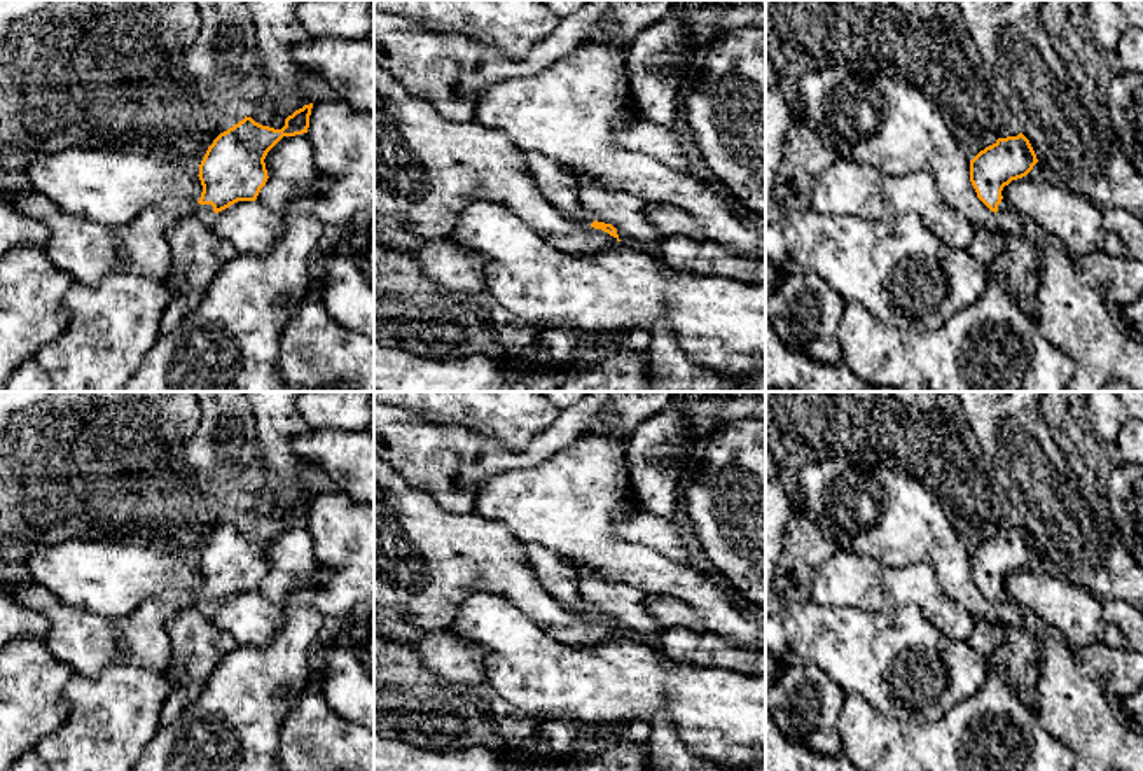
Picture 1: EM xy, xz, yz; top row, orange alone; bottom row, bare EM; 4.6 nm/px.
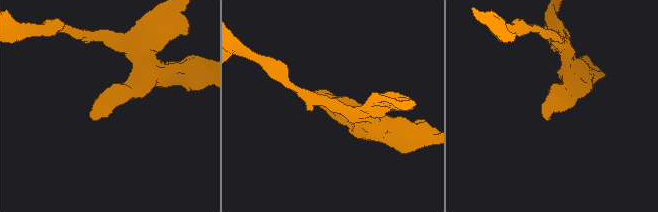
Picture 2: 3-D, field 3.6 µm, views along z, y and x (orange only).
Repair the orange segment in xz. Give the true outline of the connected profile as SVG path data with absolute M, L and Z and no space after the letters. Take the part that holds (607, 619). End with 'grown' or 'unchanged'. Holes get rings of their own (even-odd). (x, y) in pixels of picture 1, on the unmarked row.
M374 453L374 603L390 608L402 608L412 617L409 619L416 628L425 631L447 631L451 624L456 621L463 601L474 593L491 593L491 594L503 594L510 600L526 617L530 617L537 626L540 626L547 635L554 636L559 642L572 643L572 645L594 645L603 642L619 631L617 621L612 615L594 612L591 617L580 610L565 608L558 603L537 580L533 570L530 568L524 554L524 545L510 533L510 530L495 519L481 517L474 511L454 514L442 509L433 495L426 490L416 488L409 481L405 481L395 469L391 469L386 462L383 462Z; grown

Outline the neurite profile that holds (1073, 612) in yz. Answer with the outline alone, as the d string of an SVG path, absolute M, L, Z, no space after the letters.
M1049 566L1012 572L1001 587L1017 605L1054 628L1075 652L1089 643L1126 647L1124 635L1103 615L1103 600Z

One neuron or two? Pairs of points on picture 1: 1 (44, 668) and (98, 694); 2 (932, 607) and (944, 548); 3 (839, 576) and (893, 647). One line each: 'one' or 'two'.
1: two
2: two
3: two

